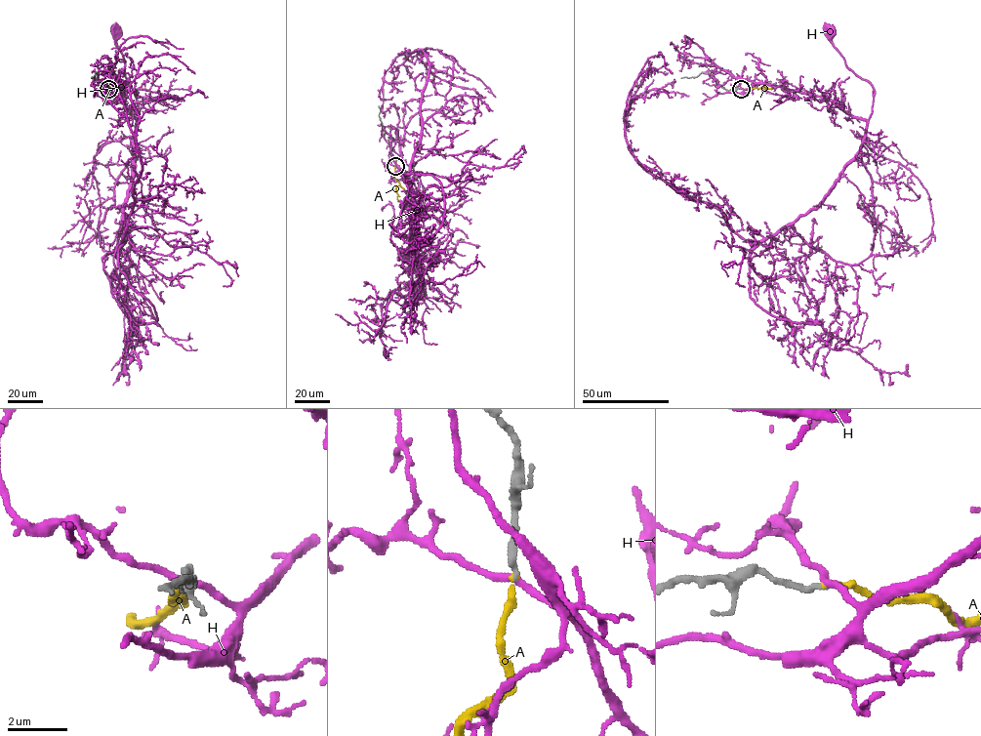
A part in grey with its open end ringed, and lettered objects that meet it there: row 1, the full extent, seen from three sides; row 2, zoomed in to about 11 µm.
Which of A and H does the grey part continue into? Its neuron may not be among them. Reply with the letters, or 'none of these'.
A

